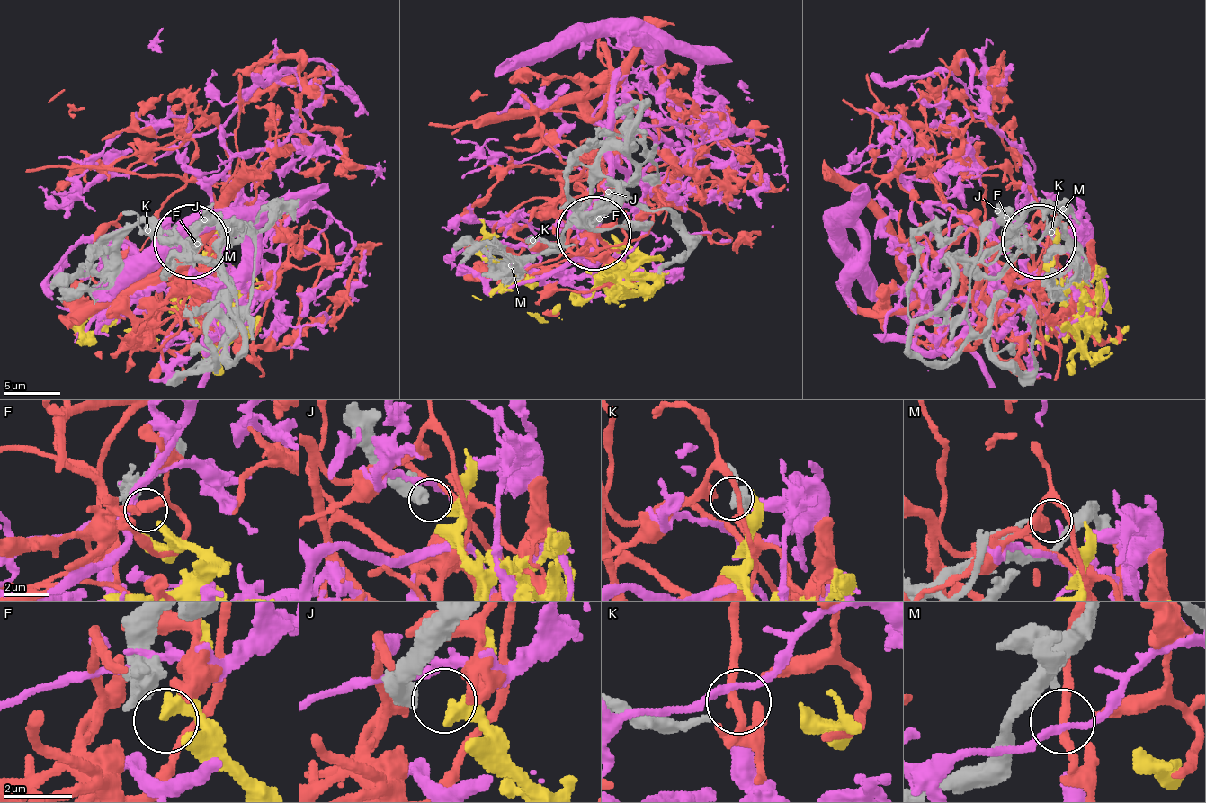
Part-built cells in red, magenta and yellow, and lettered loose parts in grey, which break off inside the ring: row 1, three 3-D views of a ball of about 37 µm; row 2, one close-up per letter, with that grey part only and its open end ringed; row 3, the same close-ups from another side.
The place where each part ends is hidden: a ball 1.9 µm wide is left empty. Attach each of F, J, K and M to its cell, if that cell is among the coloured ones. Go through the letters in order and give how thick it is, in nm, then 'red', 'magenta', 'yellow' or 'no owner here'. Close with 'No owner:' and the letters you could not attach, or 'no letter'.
F: 400 nm thick; yellow
J: 550 nm thick; no owner here
K: 220 nm thick; red
M: 260 nm thick; no owner here
No owner: J, M

